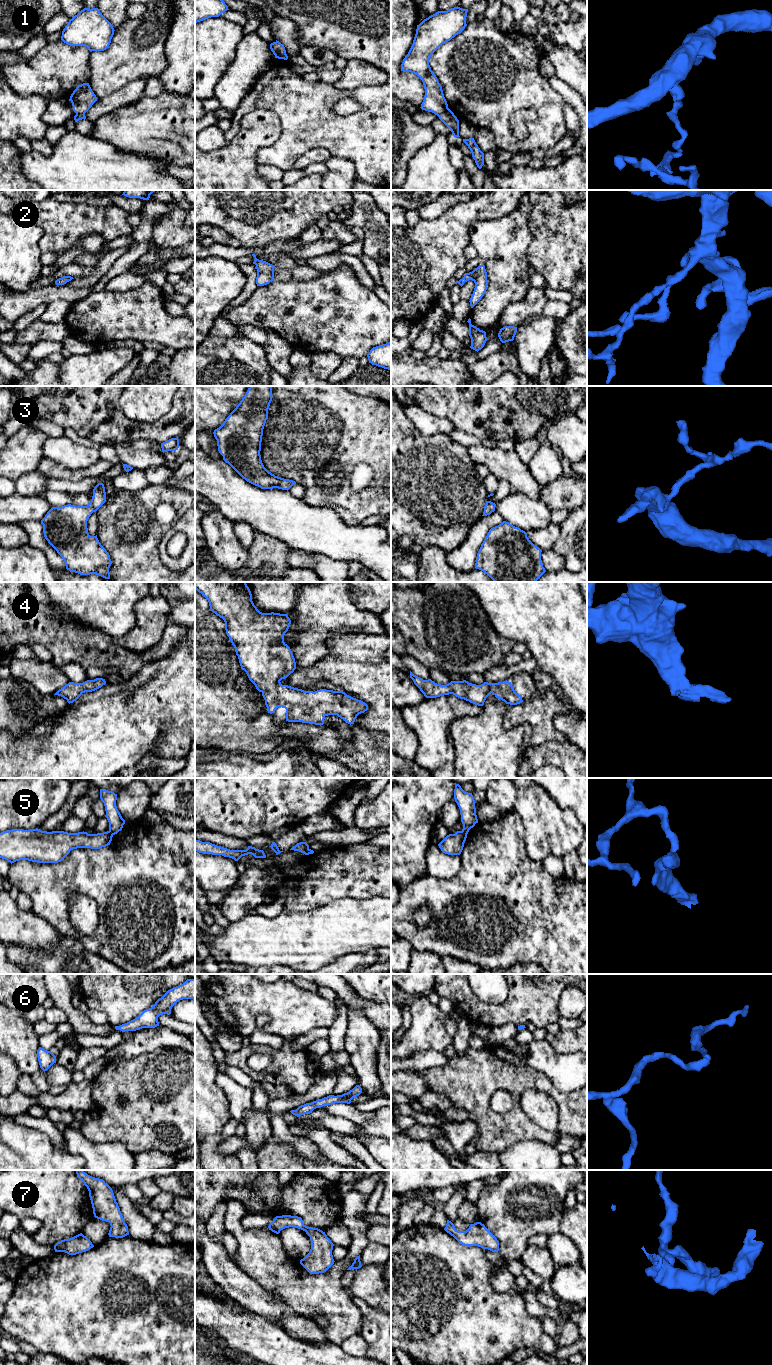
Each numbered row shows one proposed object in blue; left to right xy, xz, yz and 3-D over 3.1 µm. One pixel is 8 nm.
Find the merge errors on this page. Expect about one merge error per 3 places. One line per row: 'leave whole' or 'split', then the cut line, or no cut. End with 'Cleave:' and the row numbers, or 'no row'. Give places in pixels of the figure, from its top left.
1: split | yz (448, 108), (438, 116)
2: leave whole | no cut
3: leave whole | no cut
4: leave whole | no cut
5: split | yz (462, 830), (466, 834)
6: leave whole | no cut
7: leave whole | no cut
Cleave: 1, 5

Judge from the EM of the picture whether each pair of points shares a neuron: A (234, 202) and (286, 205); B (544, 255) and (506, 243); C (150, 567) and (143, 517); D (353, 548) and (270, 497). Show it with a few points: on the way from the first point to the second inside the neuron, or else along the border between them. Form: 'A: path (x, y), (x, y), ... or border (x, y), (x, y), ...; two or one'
A: path (247, 202), (273, 204); one
B: border (530, 227), (531, 242), (526, 252), (529, 264); two
C: path (143, 555), (143, 529); one
D: path (332, 538), (320, 530), (302, 527), (291, 518); one

